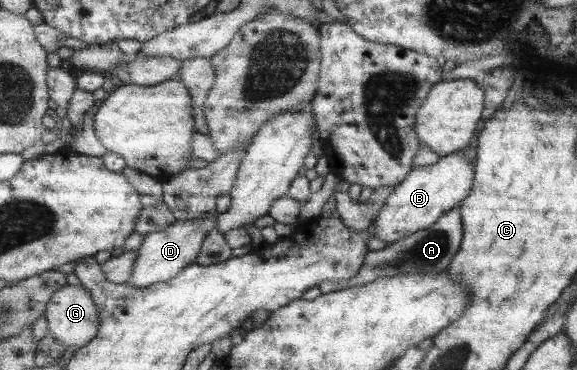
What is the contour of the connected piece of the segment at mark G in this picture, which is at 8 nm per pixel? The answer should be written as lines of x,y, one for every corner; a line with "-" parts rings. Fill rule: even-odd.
69,286
59,289
47,306
48,331
65,347
84,348
98,335
101,326
100,310
92,292
86,287

